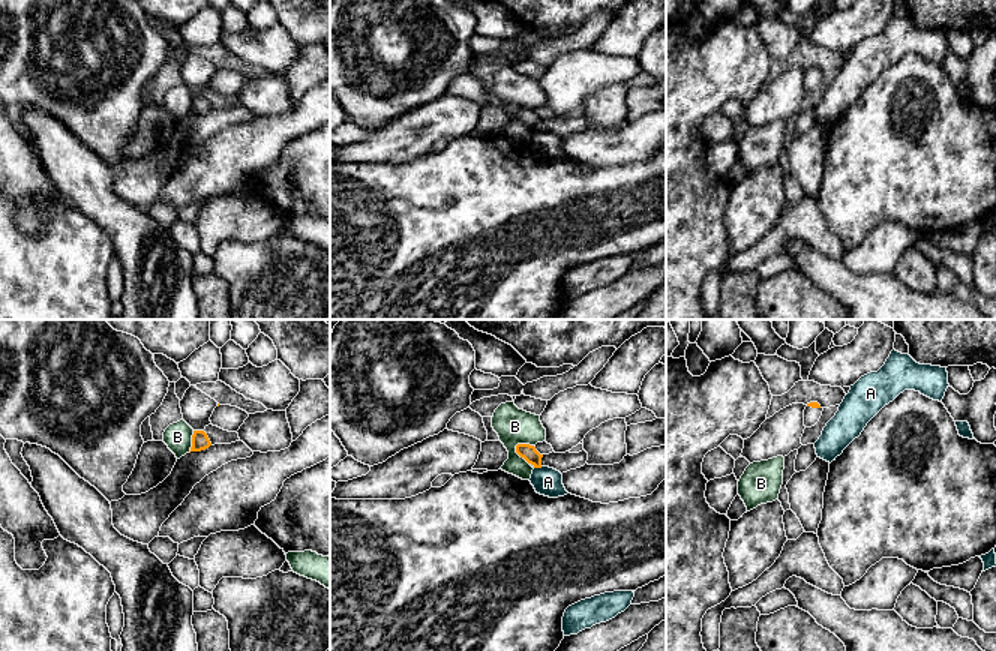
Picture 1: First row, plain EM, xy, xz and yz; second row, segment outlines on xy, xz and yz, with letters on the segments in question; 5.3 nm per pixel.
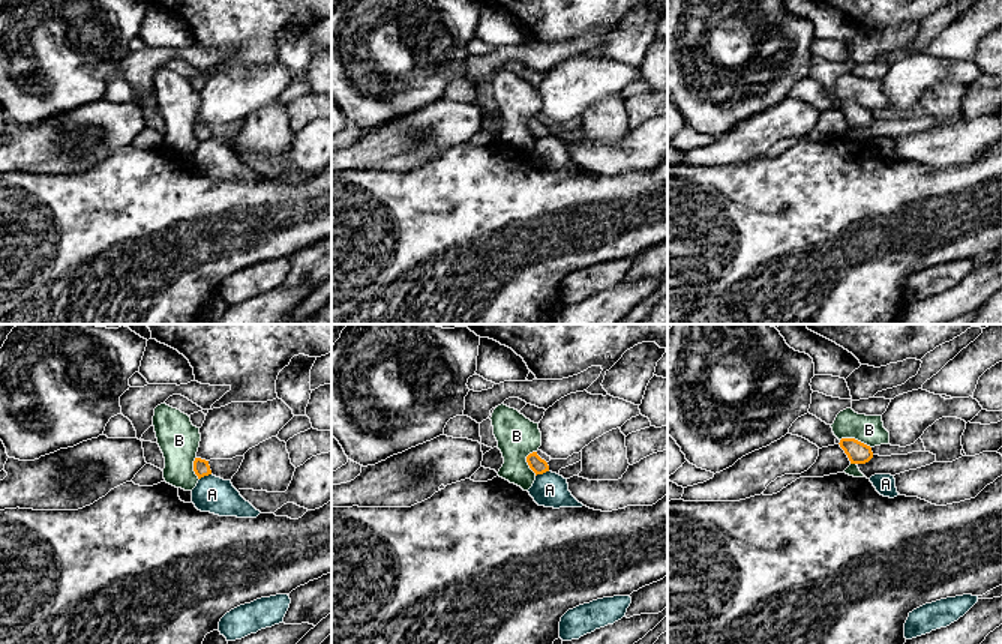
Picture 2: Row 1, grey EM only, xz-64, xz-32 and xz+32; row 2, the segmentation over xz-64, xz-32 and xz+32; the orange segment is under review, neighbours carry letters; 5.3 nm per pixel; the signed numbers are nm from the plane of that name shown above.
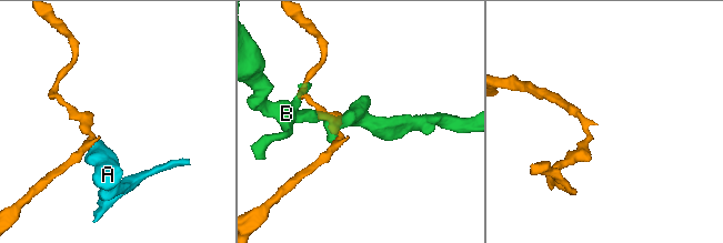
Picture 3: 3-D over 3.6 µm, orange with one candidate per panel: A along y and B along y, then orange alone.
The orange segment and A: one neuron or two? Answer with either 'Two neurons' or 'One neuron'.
Two neurons

